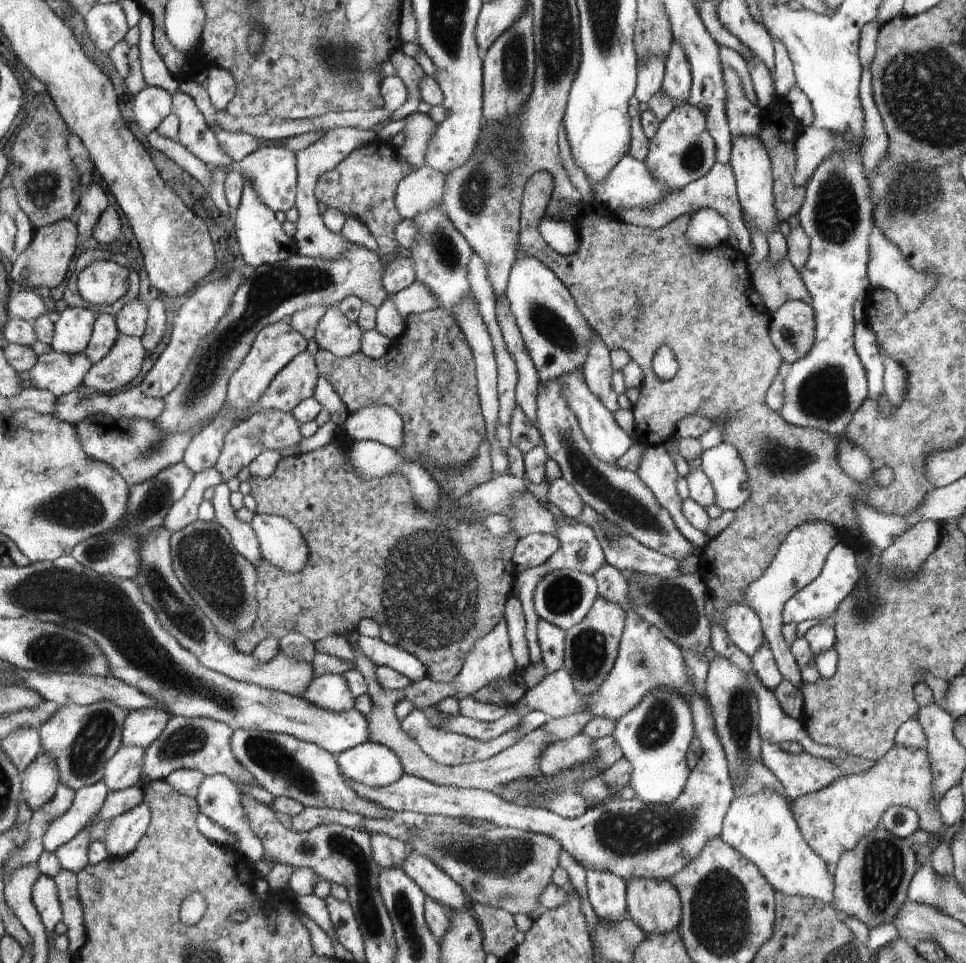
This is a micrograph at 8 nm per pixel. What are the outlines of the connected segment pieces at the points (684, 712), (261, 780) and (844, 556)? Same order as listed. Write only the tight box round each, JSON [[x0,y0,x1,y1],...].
[[612,689,695,805],[231,729,395,819],[783,543,861,625]]

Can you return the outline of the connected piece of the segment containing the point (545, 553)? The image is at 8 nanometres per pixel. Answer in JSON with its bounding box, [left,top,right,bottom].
[511,533,559,572]

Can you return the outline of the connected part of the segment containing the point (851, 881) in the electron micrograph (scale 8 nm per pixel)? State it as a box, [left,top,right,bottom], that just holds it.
[832,827,918,930]

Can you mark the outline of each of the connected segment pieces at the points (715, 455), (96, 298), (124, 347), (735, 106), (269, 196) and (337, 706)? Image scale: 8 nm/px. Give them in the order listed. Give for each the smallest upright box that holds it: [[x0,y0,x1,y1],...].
[[700,442,750,511],[77,261,128,304],[83,333,145,393],[723,66,762,137],[236,147,297,213],[298,673,356,713]]

